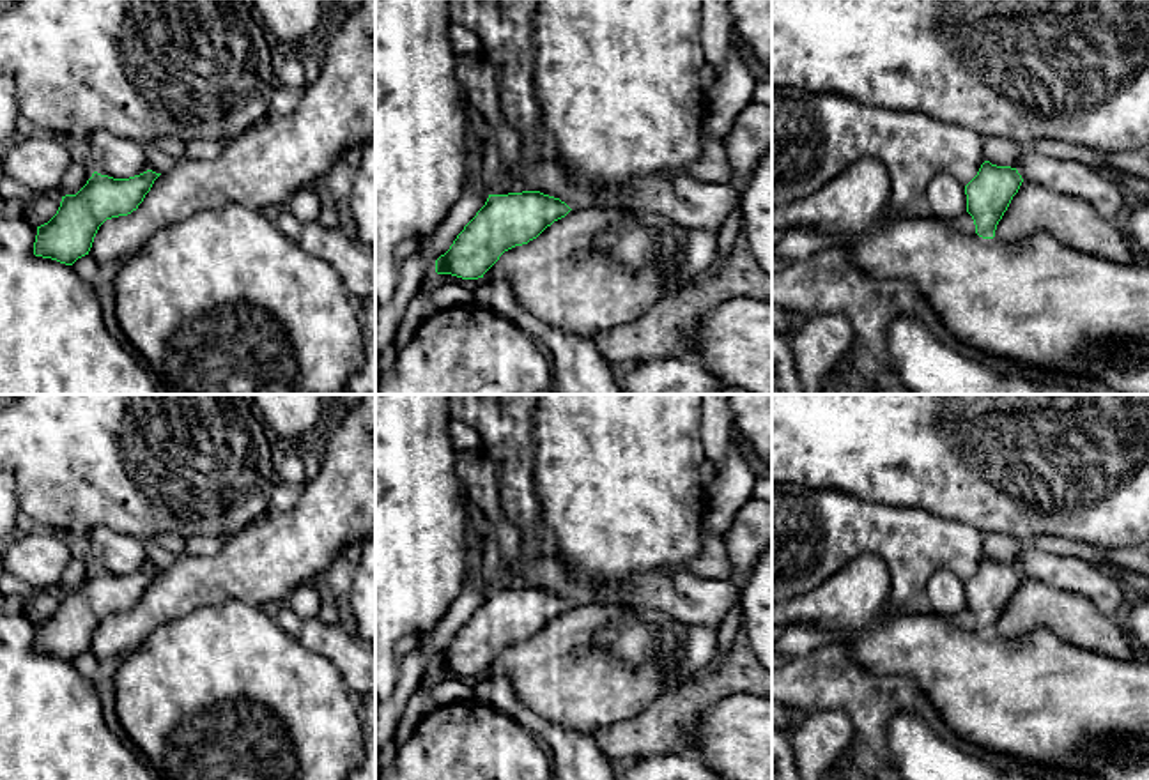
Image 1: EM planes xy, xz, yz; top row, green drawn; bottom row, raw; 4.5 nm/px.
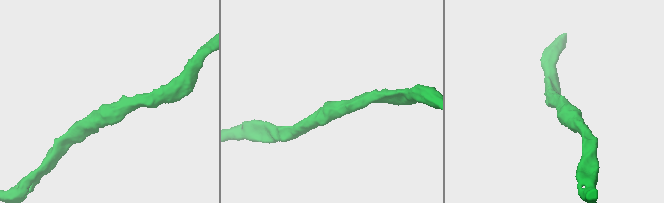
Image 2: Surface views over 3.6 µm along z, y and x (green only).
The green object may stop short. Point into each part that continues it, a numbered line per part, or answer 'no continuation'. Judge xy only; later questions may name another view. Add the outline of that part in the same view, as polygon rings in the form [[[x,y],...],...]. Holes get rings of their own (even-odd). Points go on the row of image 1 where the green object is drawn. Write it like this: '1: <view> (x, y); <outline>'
1: xy (262, 168); [[[363,0],[359,7],[345,14],[340,30],[319,50],[320,74],[303,88],[299,106],[289,115],[269,115],[262,124],[248,127],[228,141],[214,159],[179,159],[175,168],[161,173],[143,202],[127,216],[106,219],[92,242],[89,256],[99,267],[120,265],[135,255],[158,230],[184,221],[202,210],[216,210],[230,203],[253,210],[274,212],[287,207],[289,200],[303,187],[322,182],[333,164],[343,154],[365,145],[375,136],[375,0]]]

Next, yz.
1: yz (1075, 223); [[[1023,180],[997,225],[995,239],[1014,242],[1027,239],[1036,232],[1048,232],[1064,246],[1103,260],[1112,260],[1117,264],[1133,264],[1138,260],[1115,223],[1101,218],[1087,202]]]

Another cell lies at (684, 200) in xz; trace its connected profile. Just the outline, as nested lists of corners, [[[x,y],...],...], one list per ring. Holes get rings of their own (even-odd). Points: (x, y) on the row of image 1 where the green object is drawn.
[[[540,157],[524,168],[528,191],[551,193],[572,210],[630,205],[657,216],[666,225],[719,232],[735,210],[740,195],[728,184],[701,182],[692,175],[648,177],[634,186],[595,189],[575,182],[554,157]]]

